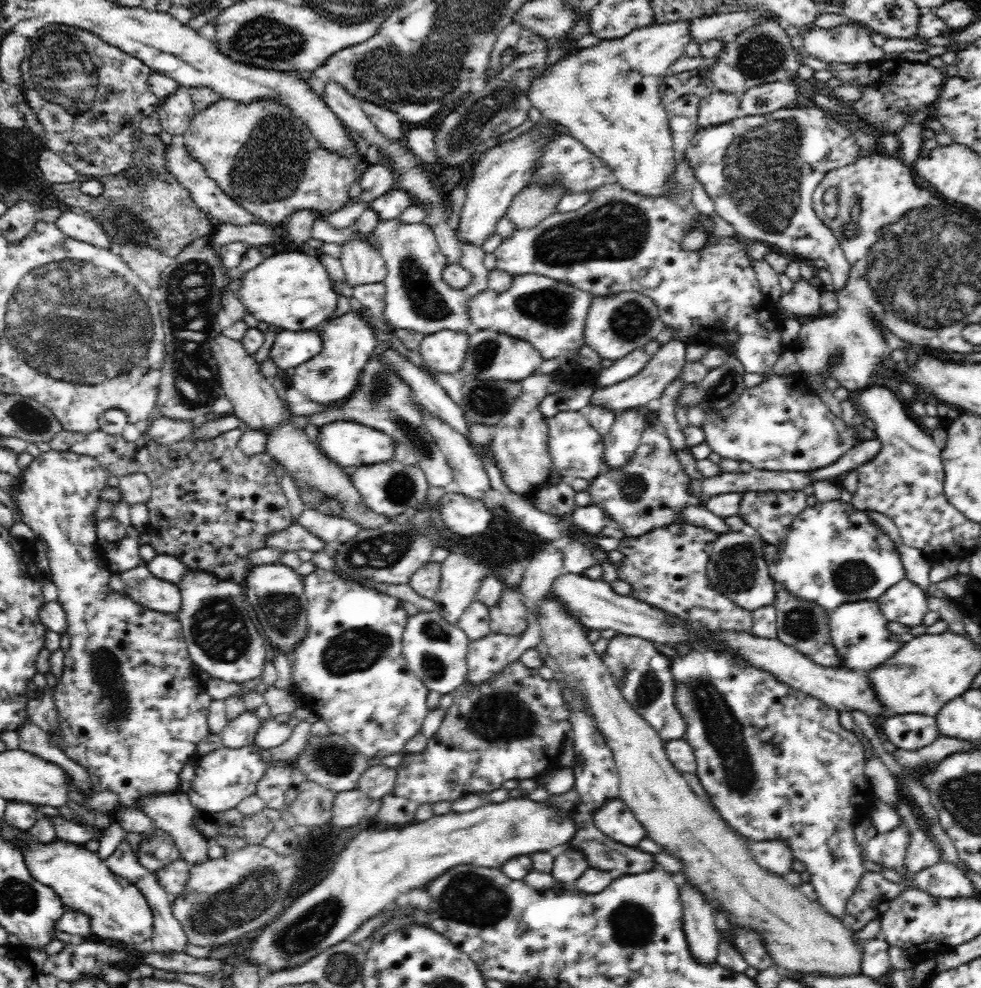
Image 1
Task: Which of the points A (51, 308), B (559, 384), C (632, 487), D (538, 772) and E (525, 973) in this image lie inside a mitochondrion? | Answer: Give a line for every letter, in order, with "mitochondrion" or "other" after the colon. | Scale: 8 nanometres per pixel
A: mitochondrion
B: other
C: mitochondrion
D: other
E: other

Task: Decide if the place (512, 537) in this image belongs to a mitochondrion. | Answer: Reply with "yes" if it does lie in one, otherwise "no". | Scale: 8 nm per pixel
no

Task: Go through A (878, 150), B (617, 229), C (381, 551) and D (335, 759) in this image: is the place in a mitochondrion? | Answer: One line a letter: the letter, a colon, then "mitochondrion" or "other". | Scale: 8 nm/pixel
A: other
B: mitochondrion
C: mitochondrion
D: mitochondrion

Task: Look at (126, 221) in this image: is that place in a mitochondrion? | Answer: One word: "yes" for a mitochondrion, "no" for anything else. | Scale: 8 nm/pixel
yes

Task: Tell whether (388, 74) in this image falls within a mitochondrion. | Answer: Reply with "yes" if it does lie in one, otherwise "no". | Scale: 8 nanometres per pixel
yes

